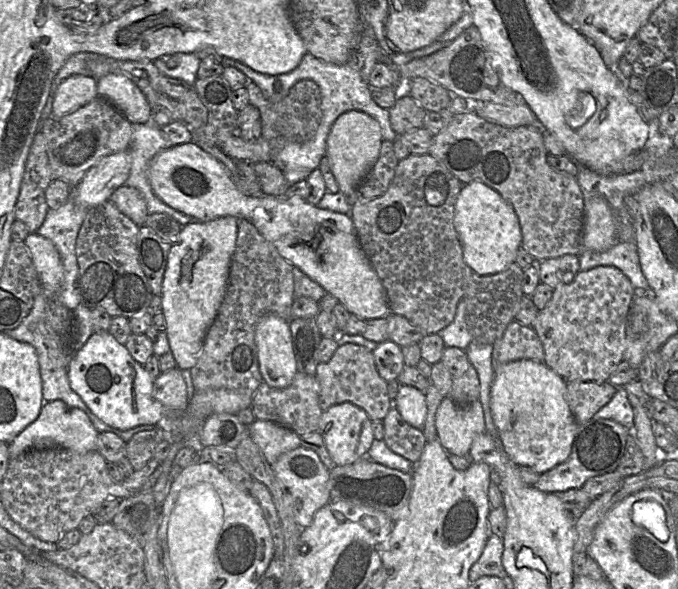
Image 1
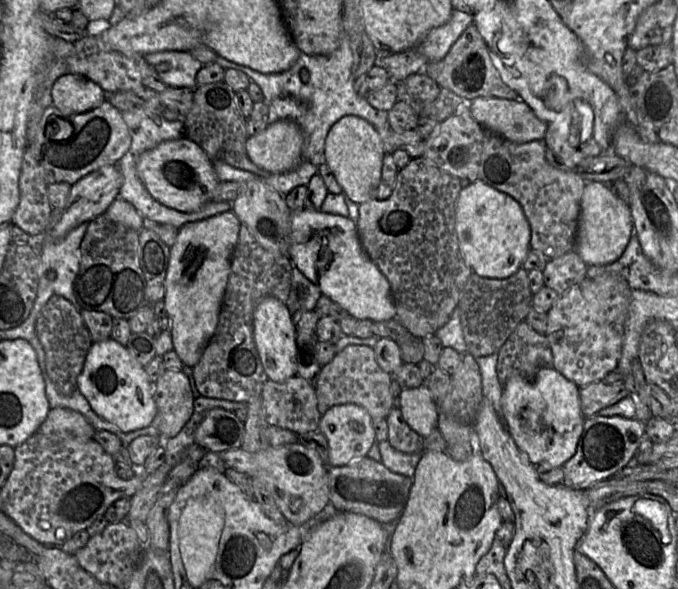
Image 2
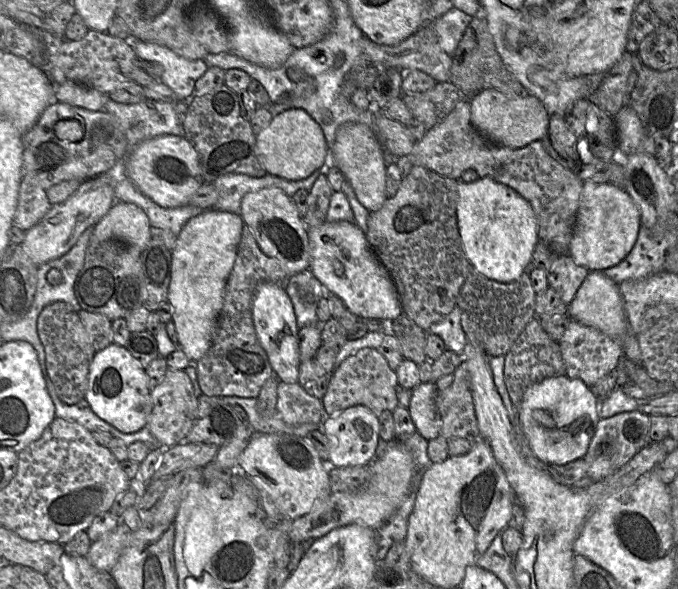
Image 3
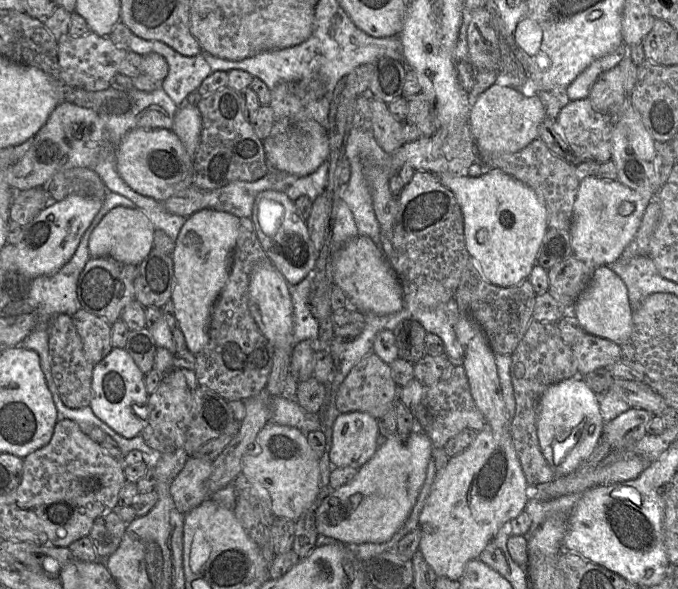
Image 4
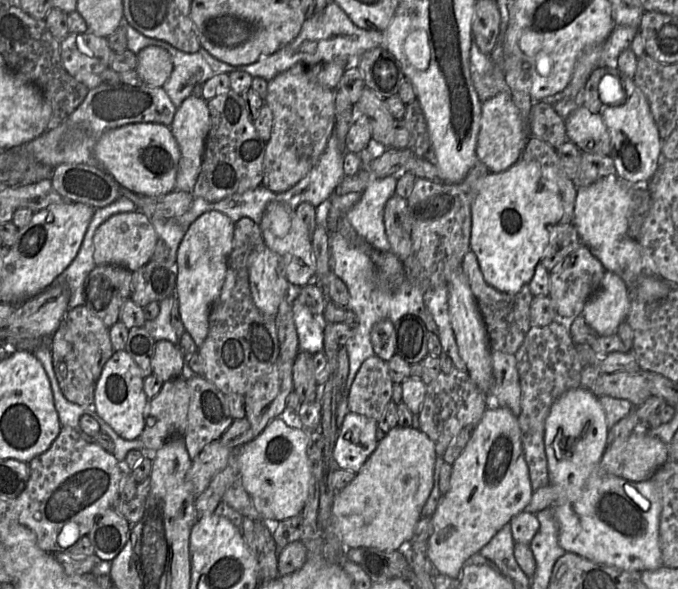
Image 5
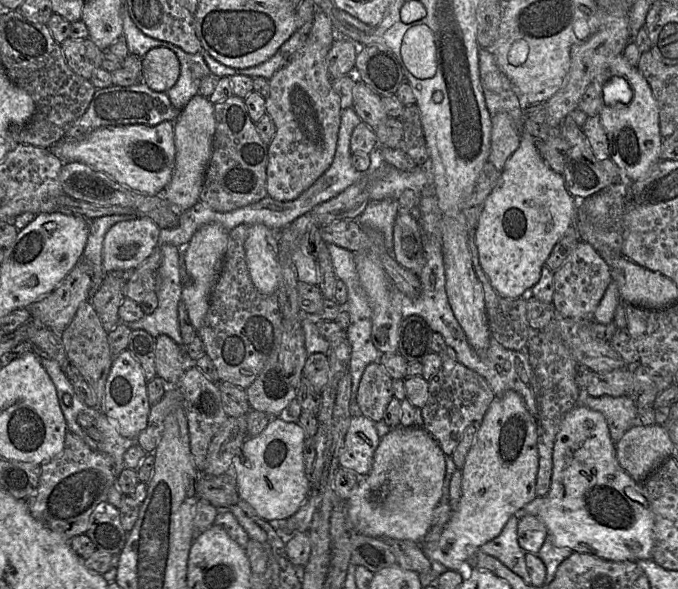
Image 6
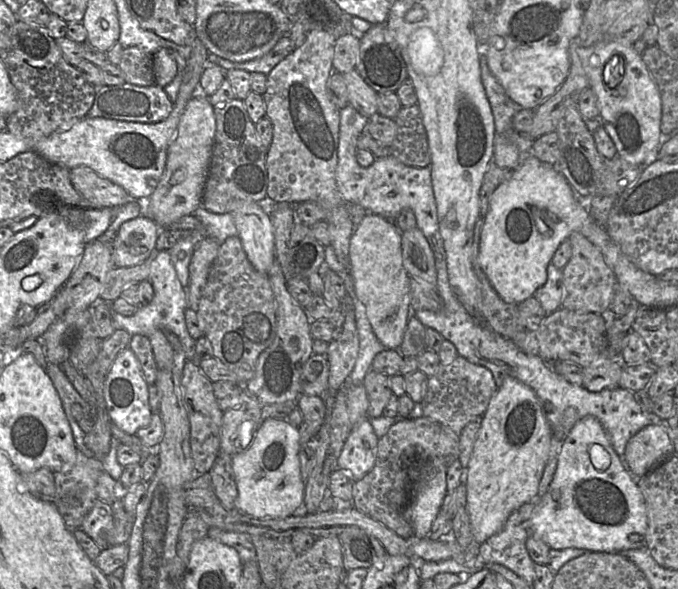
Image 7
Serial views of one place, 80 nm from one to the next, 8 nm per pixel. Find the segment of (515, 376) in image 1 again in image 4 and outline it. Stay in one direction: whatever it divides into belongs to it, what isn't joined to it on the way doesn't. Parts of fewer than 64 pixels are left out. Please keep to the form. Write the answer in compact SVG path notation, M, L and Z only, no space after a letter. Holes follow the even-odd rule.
M573 377L550 386L541 396L537 409L537 437L541 452L556 477L567 476L579 469L598 446L604 421L601 417L599 396L584 382L582 377Z

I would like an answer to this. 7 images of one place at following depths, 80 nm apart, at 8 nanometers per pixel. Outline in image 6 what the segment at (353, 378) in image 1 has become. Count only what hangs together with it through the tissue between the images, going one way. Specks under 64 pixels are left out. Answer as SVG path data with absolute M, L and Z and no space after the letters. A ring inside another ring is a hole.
M380 363L369 364L363 372L355 399L360 413L375 423L381 421L393 397L392 378Z

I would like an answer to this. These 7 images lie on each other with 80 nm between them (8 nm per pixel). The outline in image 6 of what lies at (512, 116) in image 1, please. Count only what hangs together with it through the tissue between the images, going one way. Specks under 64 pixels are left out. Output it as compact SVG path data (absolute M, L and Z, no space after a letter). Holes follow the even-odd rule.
M505 112L497 113L491 117L491 151L488 162L495 168L502 171L520 146L520 136L518 135L509 114Z

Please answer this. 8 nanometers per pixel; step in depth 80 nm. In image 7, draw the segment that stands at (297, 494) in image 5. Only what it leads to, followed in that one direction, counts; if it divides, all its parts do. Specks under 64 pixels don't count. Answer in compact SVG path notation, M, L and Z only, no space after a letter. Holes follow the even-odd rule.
M270 418L262 422L252 444L232 456L238 511L255 518L283 518L302 507L305 482L300 471L299 440L297 427L284 419Z

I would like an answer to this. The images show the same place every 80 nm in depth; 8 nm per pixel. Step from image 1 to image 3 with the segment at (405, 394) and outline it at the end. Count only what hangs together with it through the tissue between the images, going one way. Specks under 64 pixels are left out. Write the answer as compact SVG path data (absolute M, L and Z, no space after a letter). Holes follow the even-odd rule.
M420 383L411 390L411 398L407 407L416 432L427 441L438 437L441 428L435 400L435 384Z

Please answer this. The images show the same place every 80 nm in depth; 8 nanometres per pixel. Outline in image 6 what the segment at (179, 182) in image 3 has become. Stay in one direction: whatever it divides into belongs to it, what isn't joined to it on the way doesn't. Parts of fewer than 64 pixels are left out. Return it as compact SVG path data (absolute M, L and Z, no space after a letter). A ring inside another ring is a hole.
M163 121L153 126L133 124L101 127L81 140L61 140L51 146L51 152L63 163L83 162L140 193L161 195L172 178L175 166L174 122Z

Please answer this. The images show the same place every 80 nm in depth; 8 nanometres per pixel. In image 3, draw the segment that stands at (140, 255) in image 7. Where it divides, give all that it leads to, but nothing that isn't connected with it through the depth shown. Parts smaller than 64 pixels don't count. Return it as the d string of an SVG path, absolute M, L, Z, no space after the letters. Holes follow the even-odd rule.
M118 200L95 224L90 240L92 243L119 240L141 251L152 237L150 228L150 220L139 206Z

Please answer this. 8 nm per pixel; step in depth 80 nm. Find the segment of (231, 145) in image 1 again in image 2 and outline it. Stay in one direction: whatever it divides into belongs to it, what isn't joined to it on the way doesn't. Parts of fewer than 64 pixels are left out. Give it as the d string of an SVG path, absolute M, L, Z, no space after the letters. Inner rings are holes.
M291 119L269 124L261 133L250 136L246 150L251 161L269 174L282 174L302 162L304 136L300 126Z

